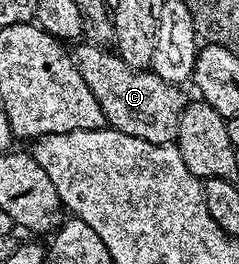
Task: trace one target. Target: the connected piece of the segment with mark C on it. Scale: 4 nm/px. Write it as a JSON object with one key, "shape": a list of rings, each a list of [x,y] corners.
{"shape":[[[91,42],[77,43],[74,59],[82,78],[86,78],[86,86],[90,86],[90,94],[94,94],[94,98],[98,98],[98,106],[102,106],[107,127],[116,128],[122,134],[130,134],[134,138],[142,138],[155,144],[171,144],[175,141],[186,103],[185,89],[181,85],[166,82],[151,70],[136,71],[124,64],[115,51],[105,50],[101,45]]]}

